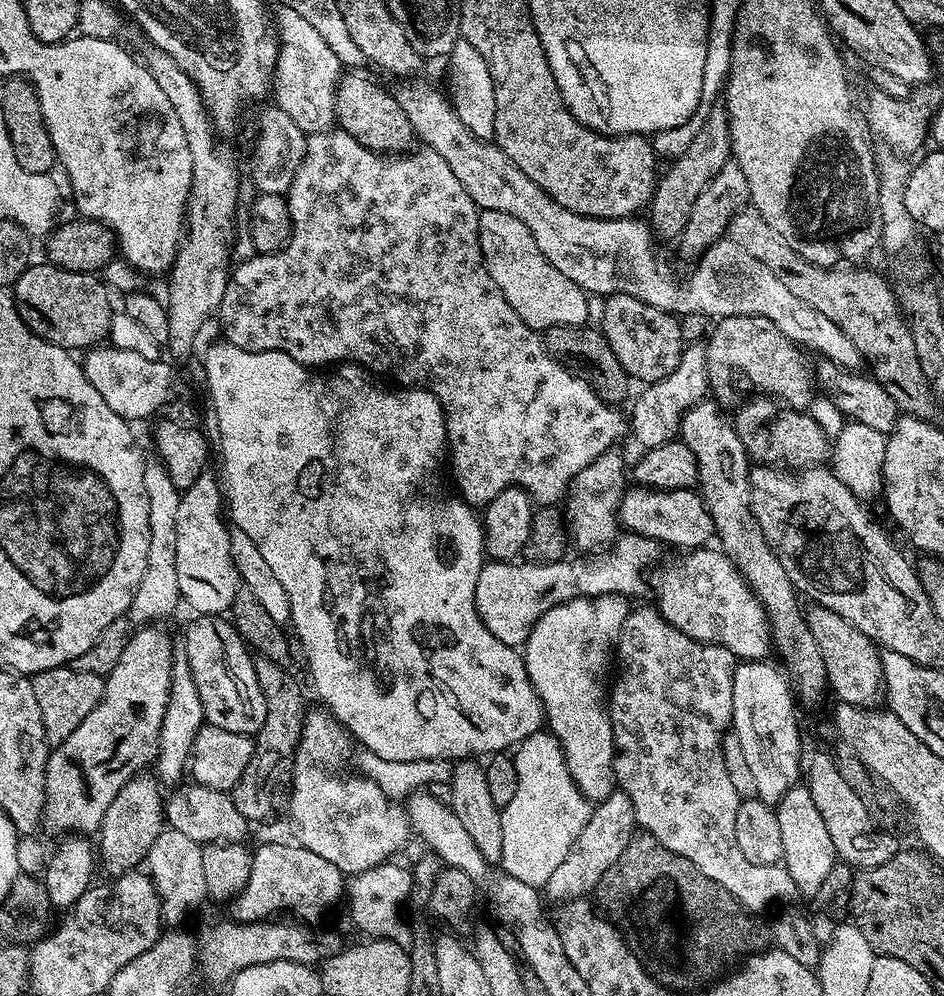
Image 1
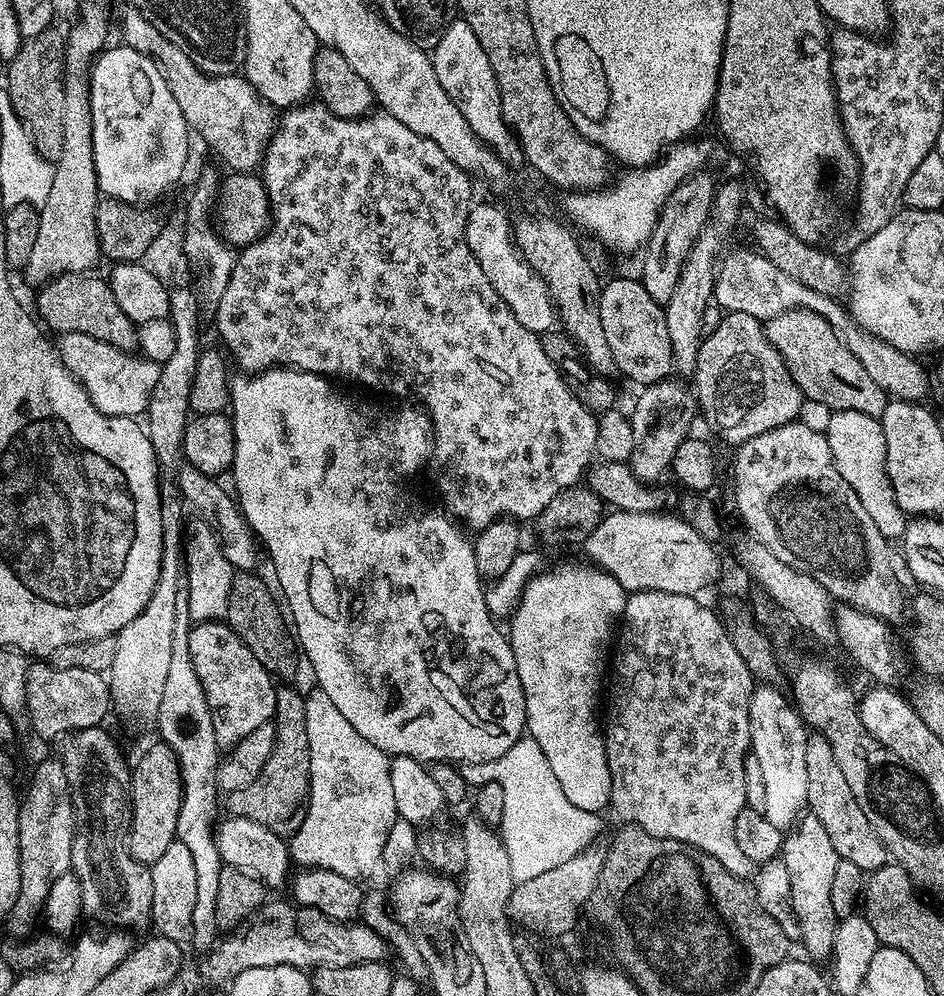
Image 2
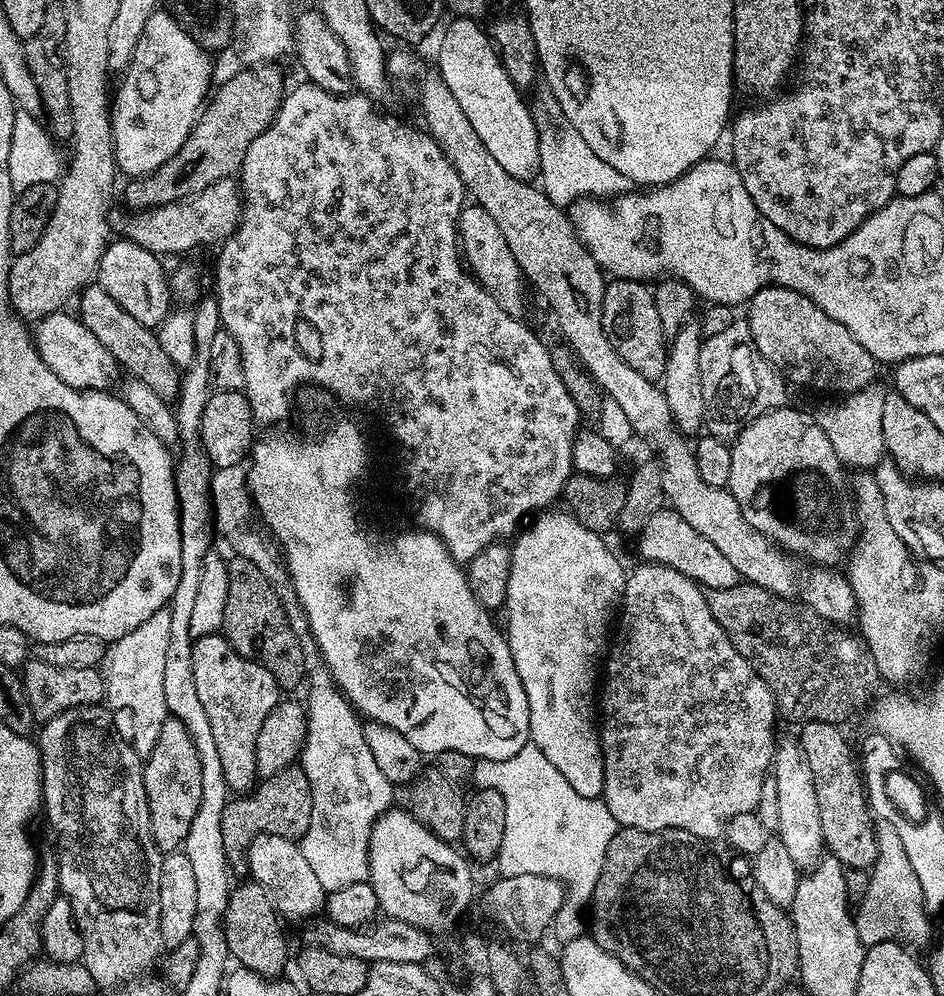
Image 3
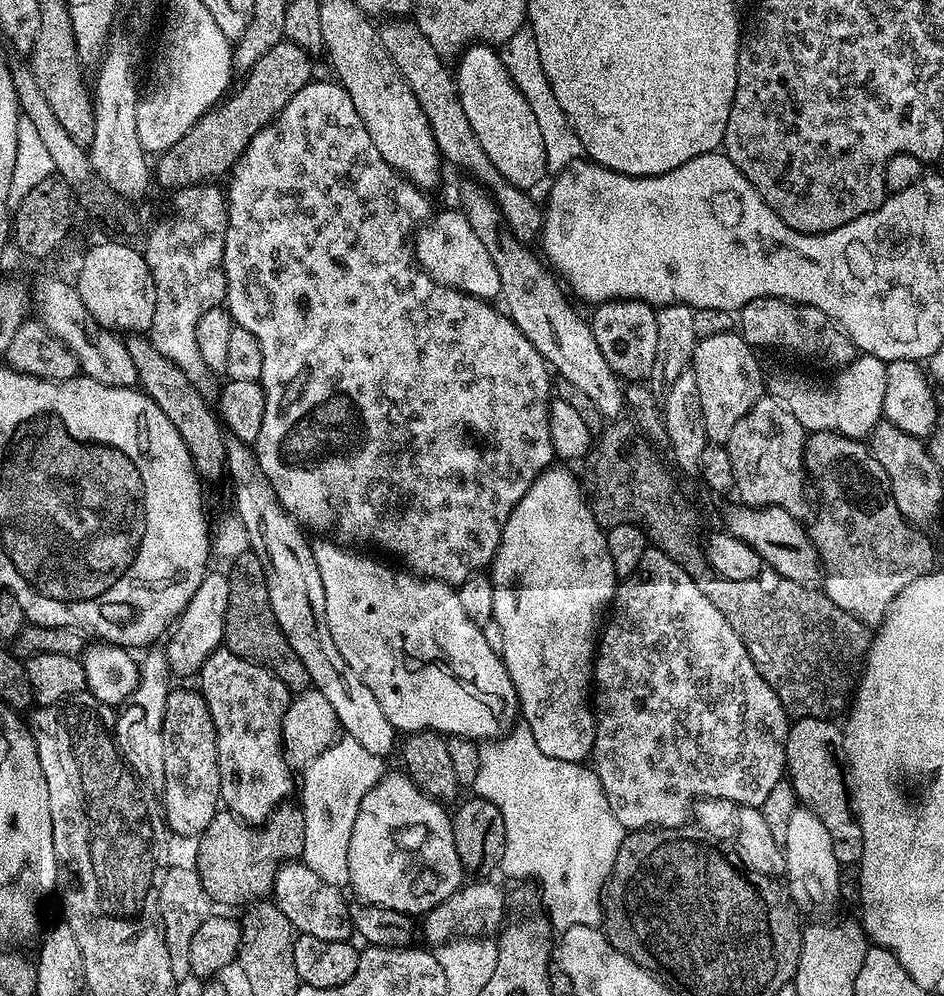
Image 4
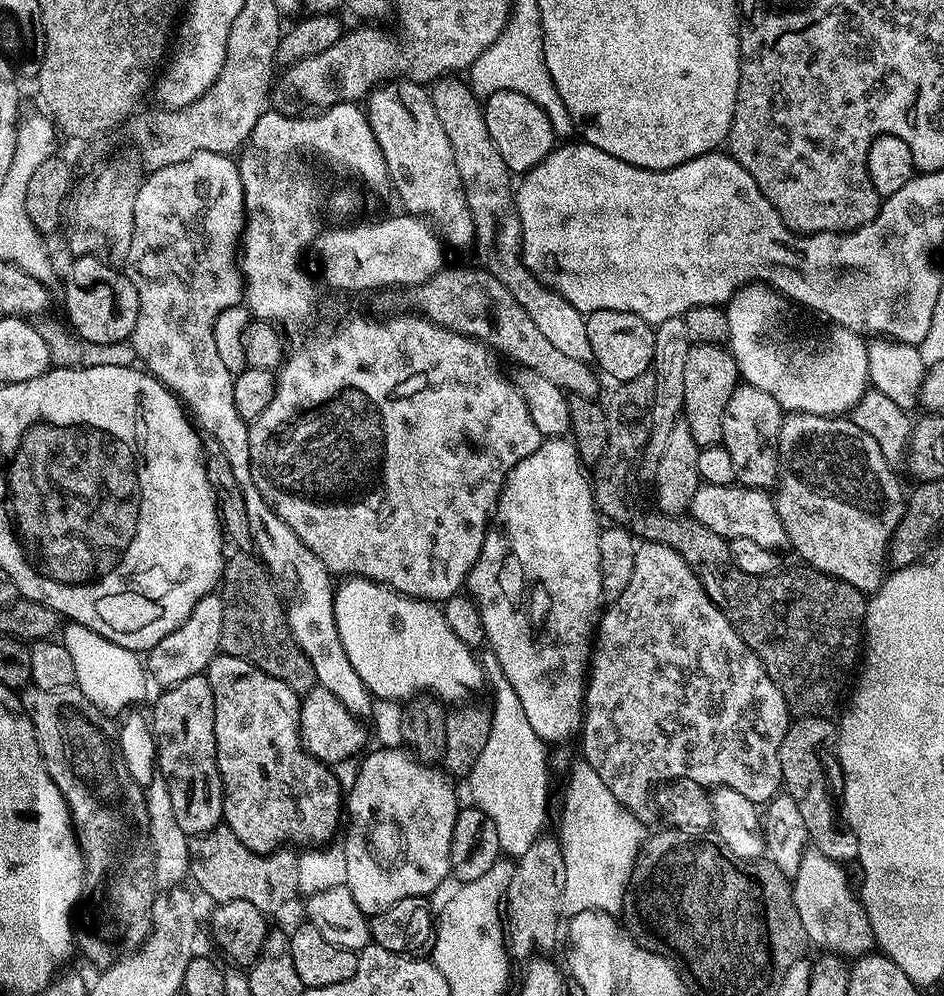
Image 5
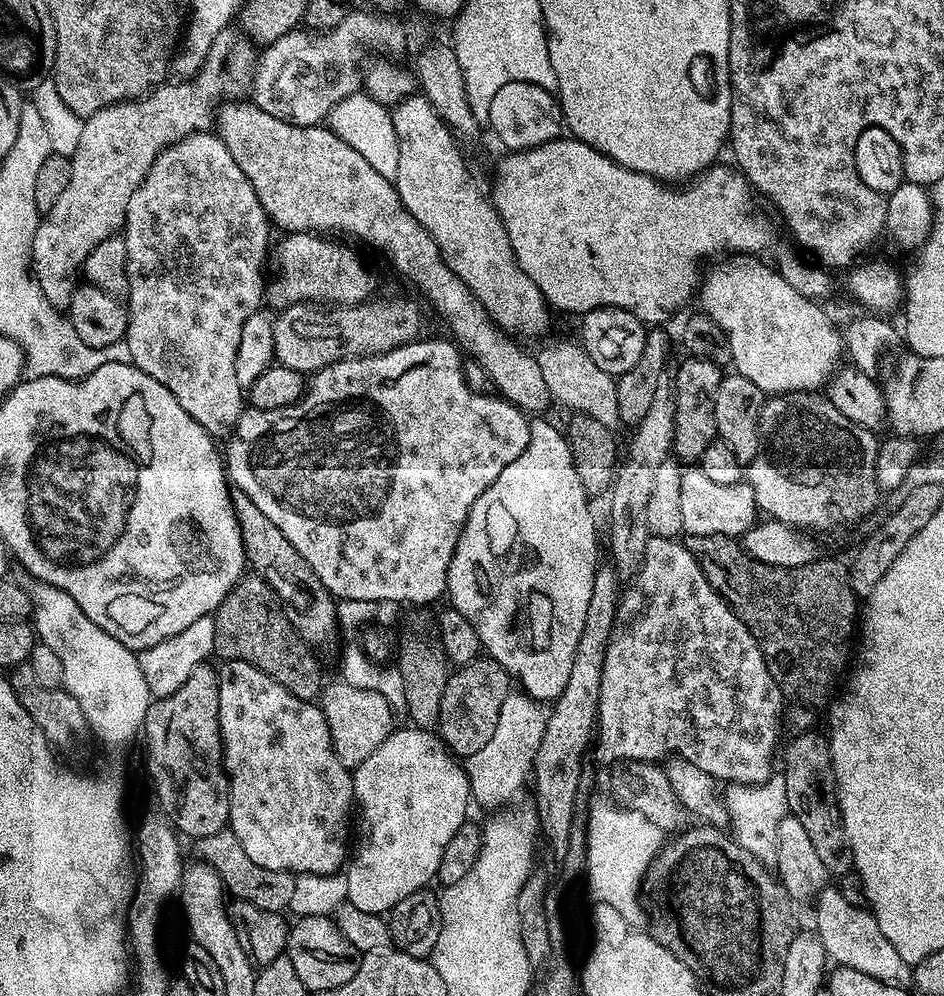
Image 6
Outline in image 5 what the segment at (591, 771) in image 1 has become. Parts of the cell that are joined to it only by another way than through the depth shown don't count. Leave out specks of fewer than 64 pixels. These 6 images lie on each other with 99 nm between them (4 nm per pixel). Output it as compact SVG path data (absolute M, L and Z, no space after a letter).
M548 438L530 454L530 458L522 458L518 466L509 472L508 479L504 481L504 488L500 491L500 498L496 501L494 520L500 525L489 527L486 538L482 542L482 554L478 554L478 562L468 575L467 591L475 600L478 610L482 614L484 639L487 647L492 647L496 655L499 671L514 686L514 694L522 701L522 710L526 710L526 719L530 726L534 726L534 734L544 741L545 745L552 746L559 740L568 740L581 731L584 718L584 690L586 687L586 673L590 668L590 657L594 643L594 629L598 624L598 613L602 608L602 566L598 566L598 538L602 527L601 517L596 511L596 499L592 496L592 486L589 477L584 476L585 465L579 454L576 453L575 443L568 438Z

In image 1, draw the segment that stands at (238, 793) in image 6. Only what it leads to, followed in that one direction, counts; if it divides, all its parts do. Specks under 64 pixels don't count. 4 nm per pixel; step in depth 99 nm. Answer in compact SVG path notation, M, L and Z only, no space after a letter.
M200 614L196 621L182 633L186 658L190 662L190 674L194 674L194 686L198 686L198 698L202 698L202 710L207 723L215 728L230 730L234 734L255 737L262 722L266 722L266 698L262 686L258 686L256 662L244 639L231 619L220 614Z

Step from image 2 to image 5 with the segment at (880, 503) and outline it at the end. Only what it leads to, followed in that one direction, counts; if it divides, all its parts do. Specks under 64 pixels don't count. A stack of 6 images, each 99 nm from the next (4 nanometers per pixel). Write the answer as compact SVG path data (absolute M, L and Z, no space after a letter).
M748 284L738 289L728 301L726 311L730 334L726 344L736 359L736 365L740 367L743 383L758 386L758 390L766 390L766 394L770 394L770 398L774 398L774 402L778 402L778 406L785 413L805 412L838 417L851 413L852 407L870 388L865 337L839 326L829 327L829 332L812 336L809 340L804 336L791 336L786 329L780 328L780 315L783 314L784 307L784 297L767 284Z

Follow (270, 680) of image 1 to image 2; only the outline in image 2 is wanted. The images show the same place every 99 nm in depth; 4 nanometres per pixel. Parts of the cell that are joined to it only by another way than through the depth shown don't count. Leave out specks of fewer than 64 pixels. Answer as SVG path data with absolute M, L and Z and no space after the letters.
M280 686L276 689L276 741L270 750L270 758L266 758L266 766L262 766L262 774L250 786L242 786L242 790L227 793L228 812L233 816L250 818L259 824L284 826L290 830L290 837L302 826L307 814L308 787L310 786L310 746L306 736L305 697L296 686Z

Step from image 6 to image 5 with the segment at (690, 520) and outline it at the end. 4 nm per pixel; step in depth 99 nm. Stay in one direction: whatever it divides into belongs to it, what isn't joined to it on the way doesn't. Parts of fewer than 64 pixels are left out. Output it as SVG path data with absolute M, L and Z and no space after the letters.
M736 482L726 486L701 483L692 499L690 515L702 522L706 530L714 530L714 534L727 541L750 538L750 542L758 542L758 546L777 554L789 547L786 526L782 526L782 518L778 518L775 499L763 488L746 488Z

